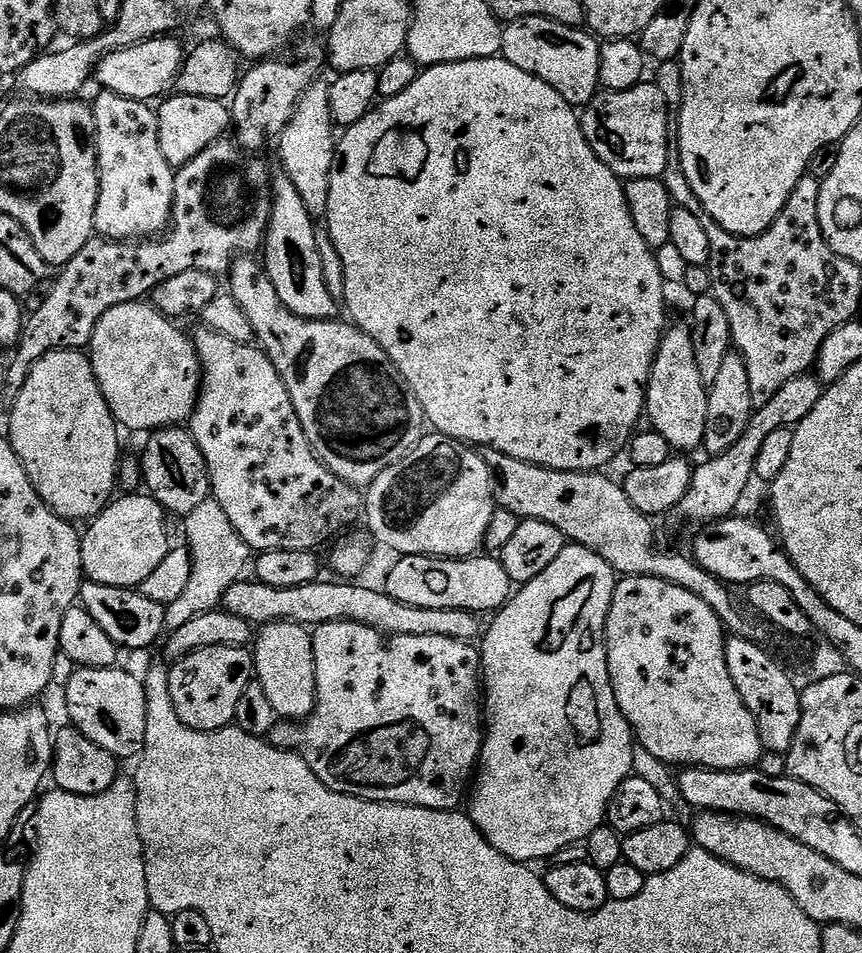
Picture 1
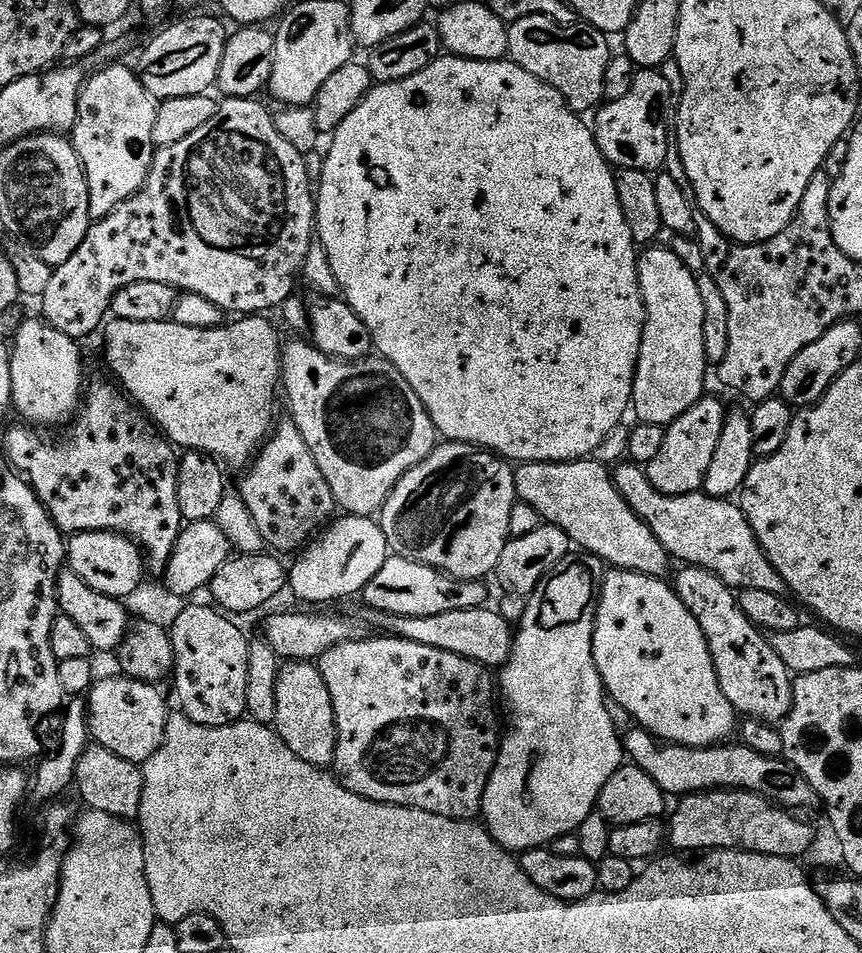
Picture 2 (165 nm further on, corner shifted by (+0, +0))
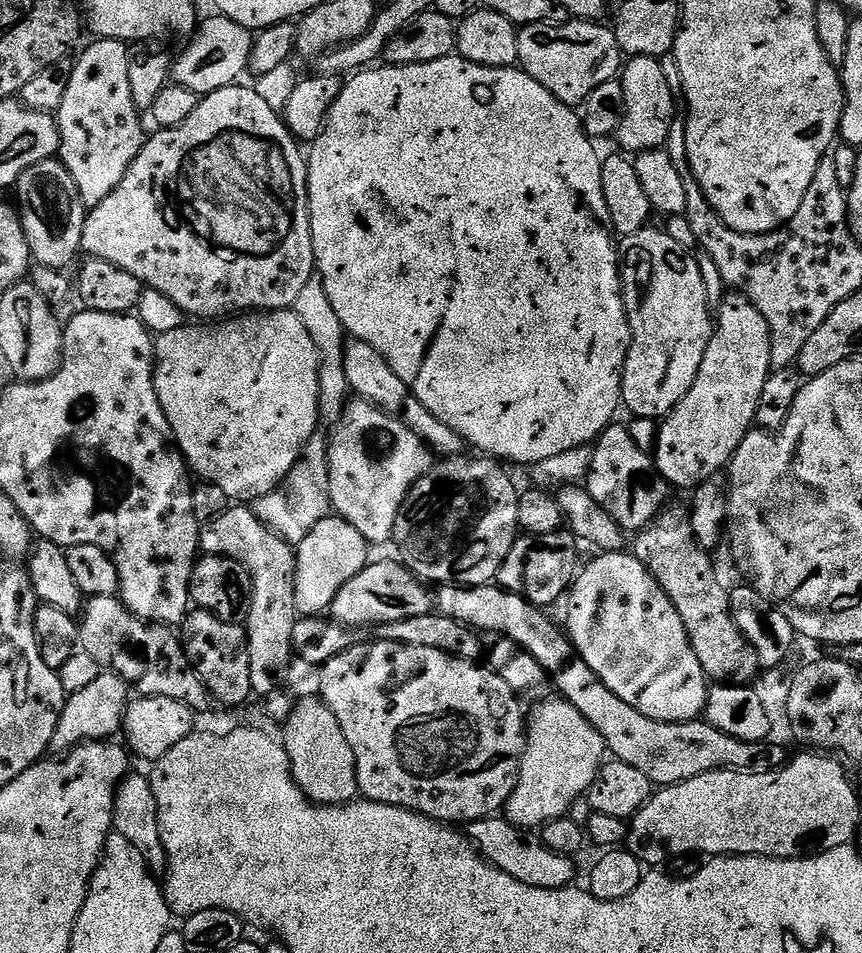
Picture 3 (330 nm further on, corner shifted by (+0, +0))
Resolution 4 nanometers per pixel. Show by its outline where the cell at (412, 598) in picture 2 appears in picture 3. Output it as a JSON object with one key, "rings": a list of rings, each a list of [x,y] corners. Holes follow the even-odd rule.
{"rings":[[[399,559],[369,562],[360,573],[352,578],[340,590],[330,607],[331,619],[339,624],[346,624],[357,630],[369,626],[398,622],[406,618],[414,618],[417,614],[433,611],[434,596],[429,585],[421,581],[409,568],[404,567]]]}

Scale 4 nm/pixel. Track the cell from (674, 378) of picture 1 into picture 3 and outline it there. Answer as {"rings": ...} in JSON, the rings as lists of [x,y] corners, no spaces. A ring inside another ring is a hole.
{"rings":[[[649,226],[638,234],[623,237],[618,248],[622,253],[620,287],[624,289],[624,309],[632,331],[630,350],[626,354],[624,371],[620,373],[620,399],[623,407],[633,412],[633,417],[659,421],[670,415],[674,406],[686,398],[690,386],[694,386],[698,366],[702,366],[706,346],[712,337],[714,312],[706,298],[702,270],[698,270],[695,255],[674,242],[670,234]]]}

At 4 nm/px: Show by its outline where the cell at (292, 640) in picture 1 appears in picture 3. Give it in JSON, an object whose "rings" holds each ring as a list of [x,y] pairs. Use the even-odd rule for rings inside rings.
{"rings":[[[312,696],[306,697],[305,700],[297,699],[292,705],[288,719],[282,724],[282,743],[292,767],[292,777],[308,799],[317,806],[347,804],[358,796],[354,750],[350,750],[350,742],[346,742],[346,734],[342,734],[338,718],[334,718],[323,700]]]}

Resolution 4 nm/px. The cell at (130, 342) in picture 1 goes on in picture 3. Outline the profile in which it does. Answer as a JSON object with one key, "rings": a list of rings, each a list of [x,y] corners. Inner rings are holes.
{"rings":[[[252,310],[235,318],[221,319],[219,322],[192,322],[178,330],[159,333],[155,337],[154,347],[156,349],[156,363],[152,369],[154,390],[170,422],[172,434],[176,437],[176,446],[184,455],[189,469],[195,475],[197,472],[201,481],[226,490],[229,501],[232,502],[251,502],[281,487],[290,470],[303,457],[304,448],[313,434],[318,431],[320,424],[320,387],[318,386],[320,355],[318,350],[314,350],[310,330],[302,326],[302,318],[298,318],[295,310]]]}

